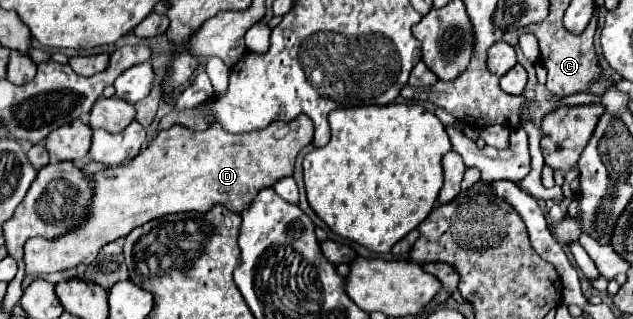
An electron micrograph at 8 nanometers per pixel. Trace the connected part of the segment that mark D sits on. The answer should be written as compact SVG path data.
M305 113L289 123L273 121L265 129L239 135L227 133L219 123L209 123L205 131L173 125L161 131L135 159L93 175L95 199L91 203L91 219L87 219L79 231L63 235L63 239L29 239L23 255L25 273L39 277L77 265L89 265L103 245L167 213L205 213L213 205L225 205L233 213L241 213L243 207L255 199L259 189L293 173L295 157L311 141L313 123Z

